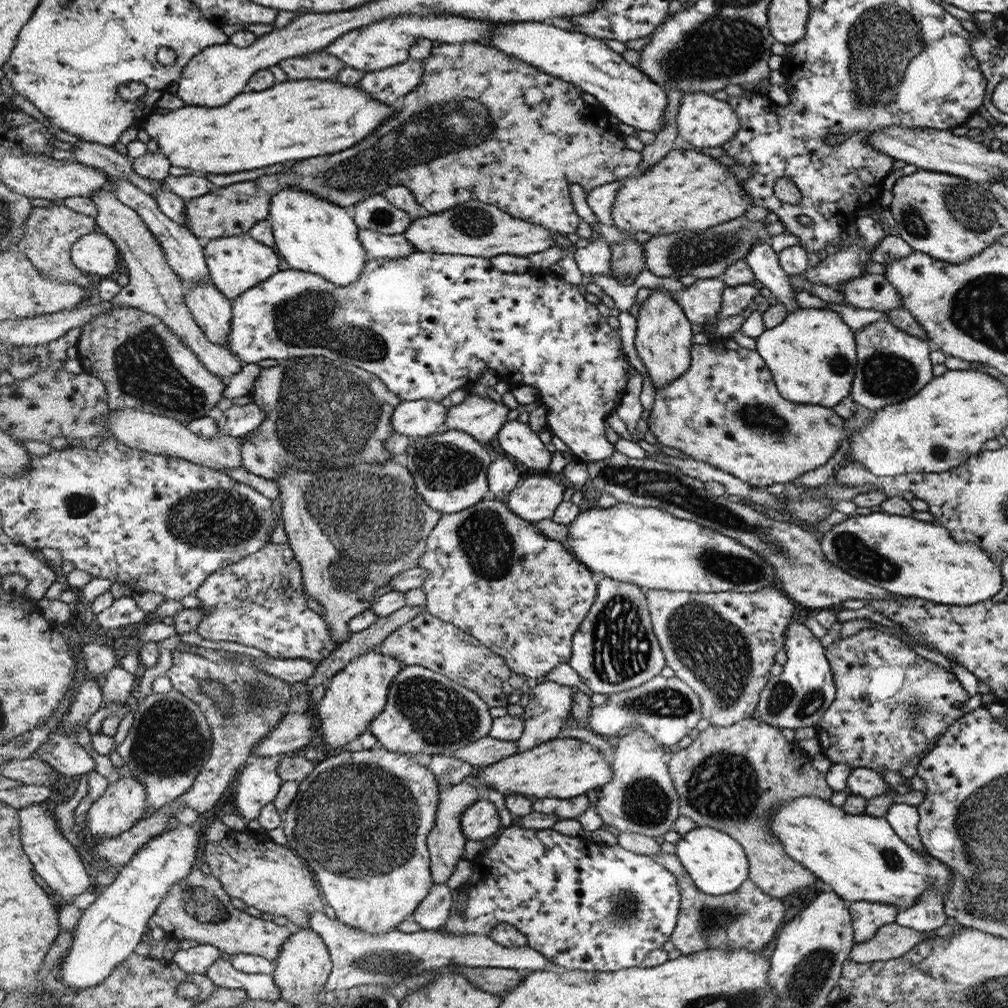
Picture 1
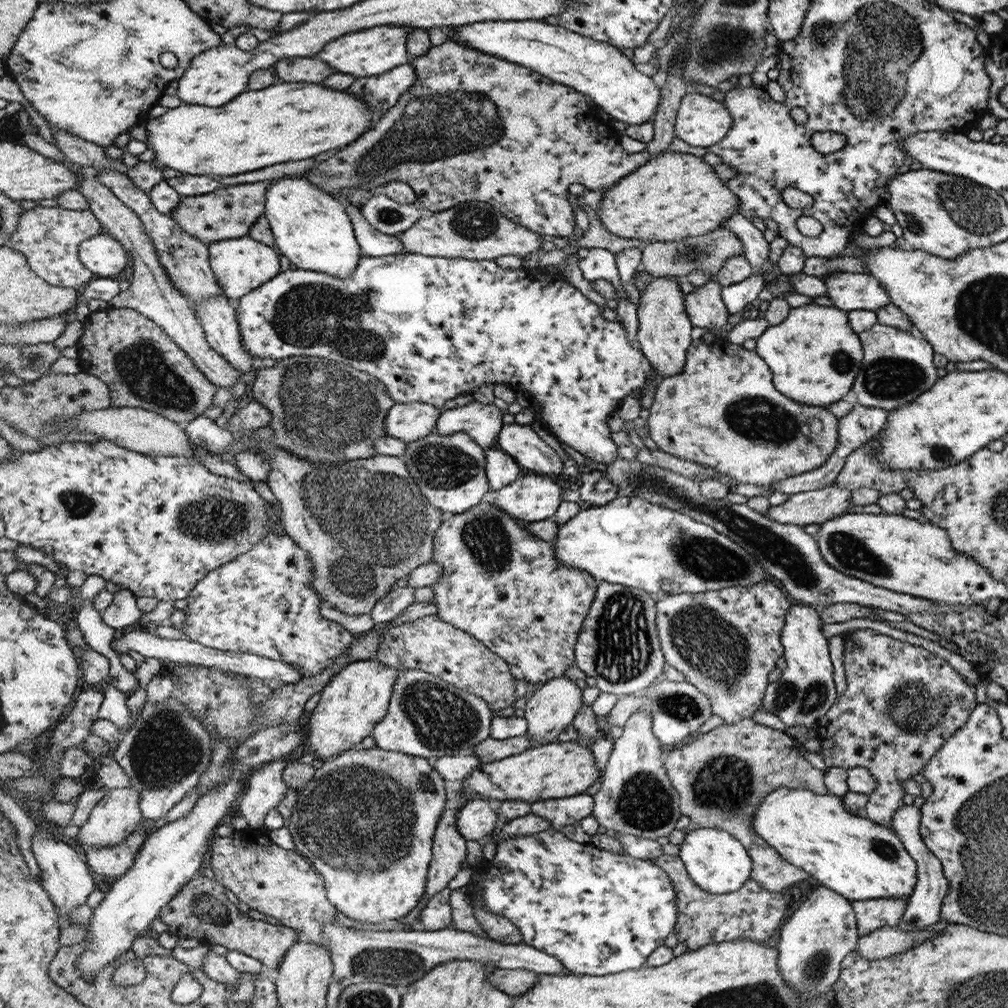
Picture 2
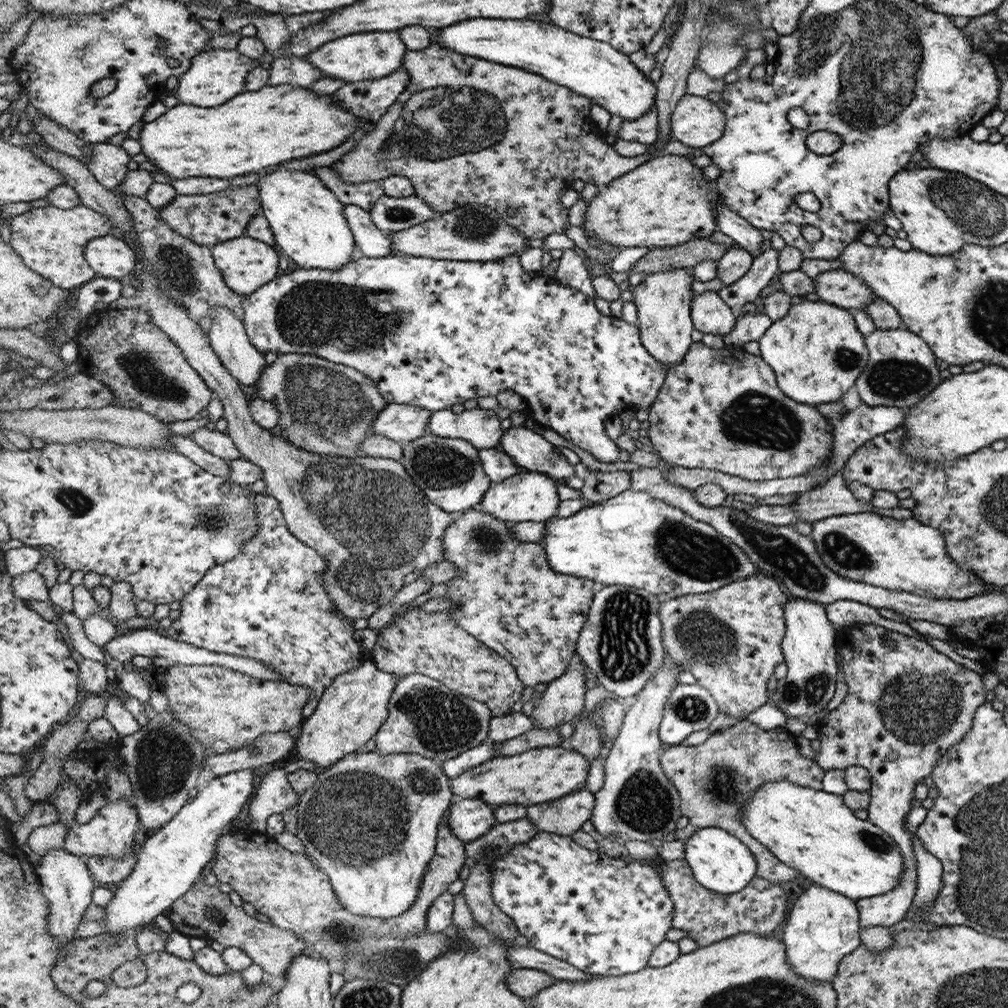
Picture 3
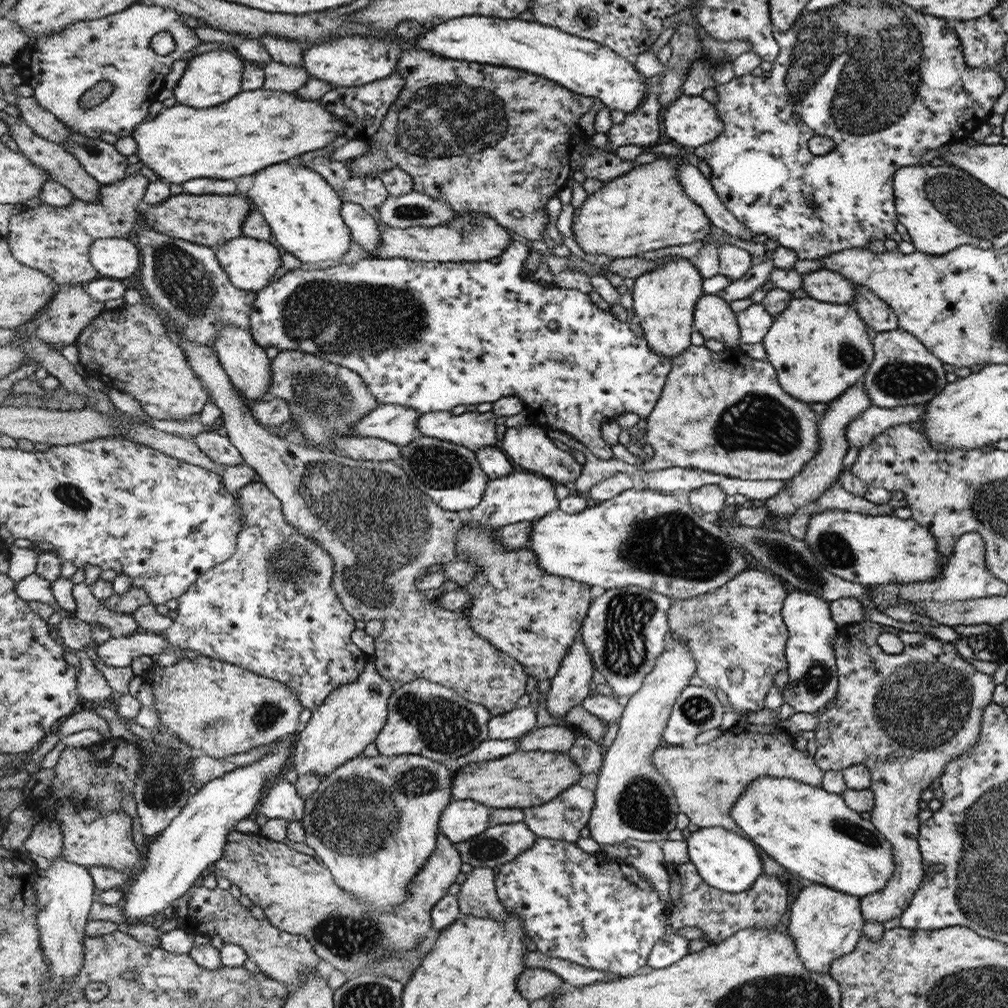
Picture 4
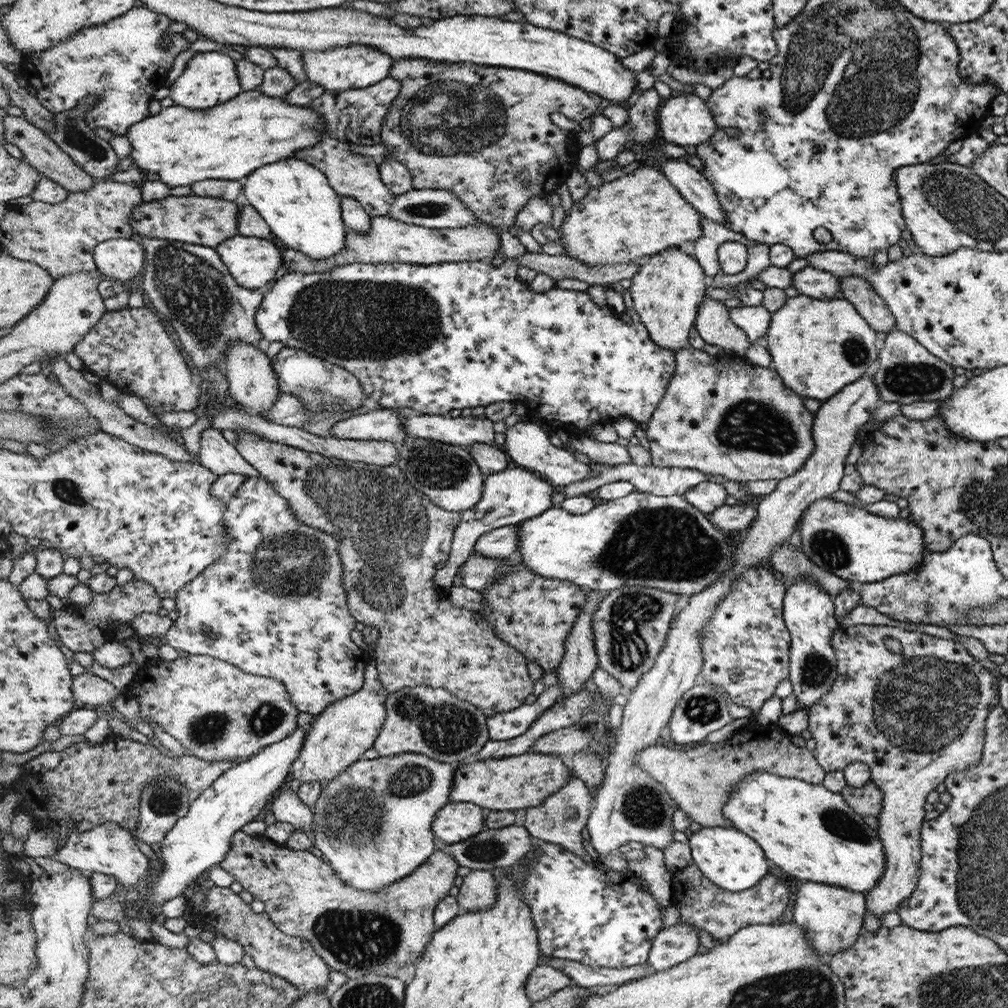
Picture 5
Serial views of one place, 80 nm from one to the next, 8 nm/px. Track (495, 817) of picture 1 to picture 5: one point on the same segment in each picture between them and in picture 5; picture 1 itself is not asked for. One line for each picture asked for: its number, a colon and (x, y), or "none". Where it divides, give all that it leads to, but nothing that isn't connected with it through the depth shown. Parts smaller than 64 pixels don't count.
2: (477, 820)
3: (469, 818)
4: (463, 819)
5: (455, 822)

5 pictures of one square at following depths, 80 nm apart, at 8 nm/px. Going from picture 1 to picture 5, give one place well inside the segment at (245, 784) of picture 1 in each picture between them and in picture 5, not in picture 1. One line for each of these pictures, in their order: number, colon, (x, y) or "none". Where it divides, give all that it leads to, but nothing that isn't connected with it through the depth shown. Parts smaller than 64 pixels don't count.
2: (266, 790)
3: (274, 794)
4: (282, 800)
5: (287, 807)

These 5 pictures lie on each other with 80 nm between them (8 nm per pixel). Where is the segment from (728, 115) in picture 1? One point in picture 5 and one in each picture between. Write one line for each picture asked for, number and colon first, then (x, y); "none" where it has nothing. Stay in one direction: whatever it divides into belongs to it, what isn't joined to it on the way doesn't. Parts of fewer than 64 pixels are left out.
2: (701, 121)
3: (696, 121)
4: (692, 121)
5: (687, 121)

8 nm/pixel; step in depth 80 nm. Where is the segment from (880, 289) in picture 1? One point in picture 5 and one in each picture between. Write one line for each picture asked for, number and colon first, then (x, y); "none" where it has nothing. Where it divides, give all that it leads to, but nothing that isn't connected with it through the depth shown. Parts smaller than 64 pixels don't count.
2: (848, 291)
3: (840, 288)
4: (824, 285)
5: (811, 282)

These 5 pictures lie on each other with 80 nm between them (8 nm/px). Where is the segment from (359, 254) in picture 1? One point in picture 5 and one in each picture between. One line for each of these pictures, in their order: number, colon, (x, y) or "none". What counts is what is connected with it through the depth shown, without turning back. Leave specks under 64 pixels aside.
2: (312, 229)
3: (307, 219)
4: (304, 212)
5: (302, 209)

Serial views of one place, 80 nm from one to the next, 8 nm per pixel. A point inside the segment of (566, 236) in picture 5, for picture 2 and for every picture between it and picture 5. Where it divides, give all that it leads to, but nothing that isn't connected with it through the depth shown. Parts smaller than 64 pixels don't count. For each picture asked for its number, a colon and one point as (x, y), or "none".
2: (674, 196)
3: (667, 201)
4: (646, 209)

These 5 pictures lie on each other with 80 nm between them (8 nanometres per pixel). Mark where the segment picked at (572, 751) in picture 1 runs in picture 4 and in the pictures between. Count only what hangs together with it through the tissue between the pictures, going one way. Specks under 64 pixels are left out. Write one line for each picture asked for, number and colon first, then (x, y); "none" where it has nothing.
2: (559, 769)
3: (539, 775)
4: (526, 778)

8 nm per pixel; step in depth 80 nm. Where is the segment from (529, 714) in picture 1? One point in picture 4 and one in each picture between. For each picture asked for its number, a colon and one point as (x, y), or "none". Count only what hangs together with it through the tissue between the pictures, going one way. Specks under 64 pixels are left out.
2: (552, 708)
3: (563, 699)
4: (571, 685)

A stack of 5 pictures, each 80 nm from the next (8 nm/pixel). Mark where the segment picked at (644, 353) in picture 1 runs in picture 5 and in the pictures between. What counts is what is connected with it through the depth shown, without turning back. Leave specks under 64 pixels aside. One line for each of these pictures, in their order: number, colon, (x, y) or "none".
2: (664, 327)
3: (663, 299)
4: (664, 298)
5: (666, 292)

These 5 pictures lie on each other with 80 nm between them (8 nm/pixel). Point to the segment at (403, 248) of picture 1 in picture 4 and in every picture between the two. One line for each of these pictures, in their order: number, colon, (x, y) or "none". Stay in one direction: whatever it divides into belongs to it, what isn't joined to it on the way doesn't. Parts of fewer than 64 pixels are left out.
2: (374, 243)
3: (374, 243)
4: (364, 228)

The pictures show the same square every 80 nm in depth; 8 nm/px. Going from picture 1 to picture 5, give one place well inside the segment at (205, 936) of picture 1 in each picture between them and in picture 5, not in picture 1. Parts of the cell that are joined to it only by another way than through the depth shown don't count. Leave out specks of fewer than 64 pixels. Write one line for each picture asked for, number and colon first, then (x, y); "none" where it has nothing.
2: (202, 911)
3: (205, 912)
4: (285, 957)
5: (295, 959)

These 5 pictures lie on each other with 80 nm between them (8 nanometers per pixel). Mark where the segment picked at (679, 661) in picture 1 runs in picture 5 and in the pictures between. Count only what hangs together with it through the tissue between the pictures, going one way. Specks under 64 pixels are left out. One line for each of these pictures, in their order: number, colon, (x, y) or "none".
2: (725, 642)
3: (731, 639)
4: (737, 635)
5: (746, 645)

